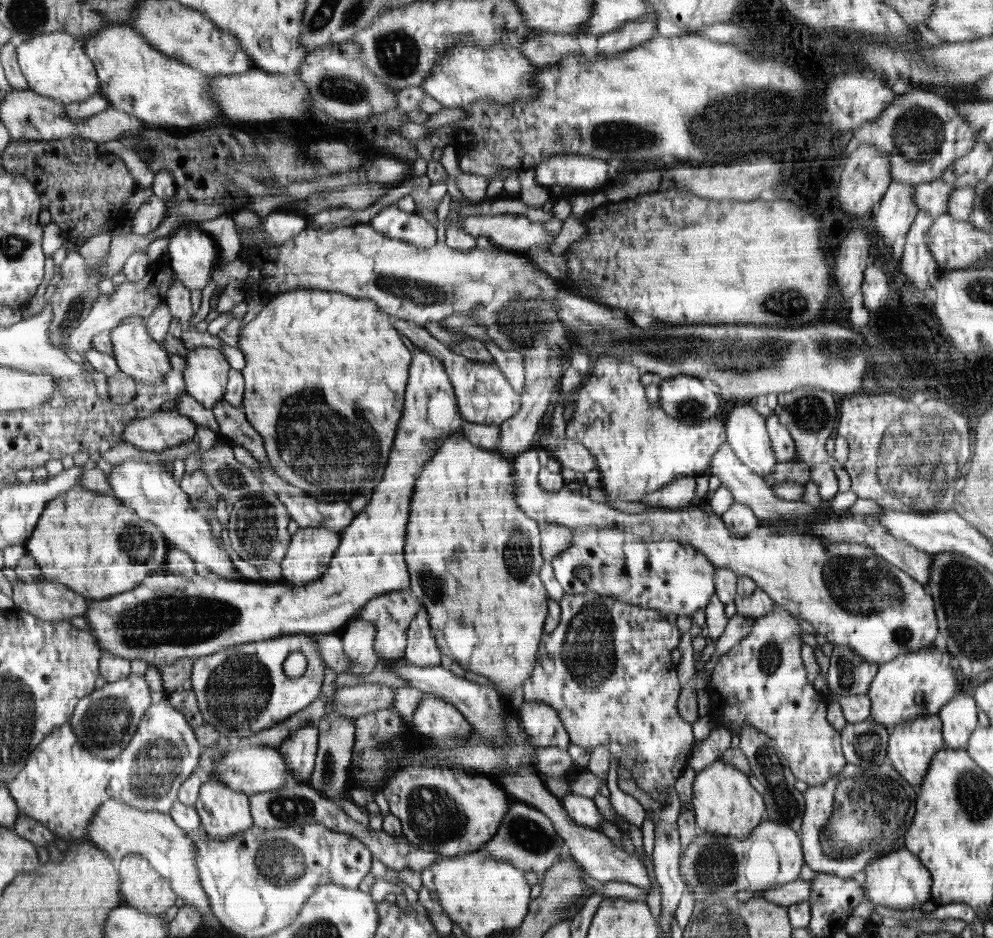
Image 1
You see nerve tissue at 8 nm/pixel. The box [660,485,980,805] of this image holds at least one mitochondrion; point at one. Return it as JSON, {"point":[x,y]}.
{"point":[859,587]}

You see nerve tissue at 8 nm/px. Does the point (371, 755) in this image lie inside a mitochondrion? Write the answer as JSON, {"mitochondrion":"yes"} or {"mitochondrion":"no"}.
{"mitochondrion":"yes"}

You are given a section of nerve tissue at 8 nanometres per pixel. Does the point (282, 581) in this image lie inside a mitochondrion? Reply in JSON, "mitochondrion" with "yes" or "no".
{"mitochondrion":"no"}

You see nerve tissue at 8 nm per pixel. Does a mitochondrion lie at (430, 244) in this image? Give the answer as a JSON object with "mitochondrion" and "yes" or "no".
{"mitochondrion":"no"}

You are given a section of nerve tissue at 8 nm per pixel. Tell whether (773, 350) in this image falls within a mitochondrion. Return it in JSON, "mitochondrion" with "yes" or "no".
{"mitochondrion":"no"}

